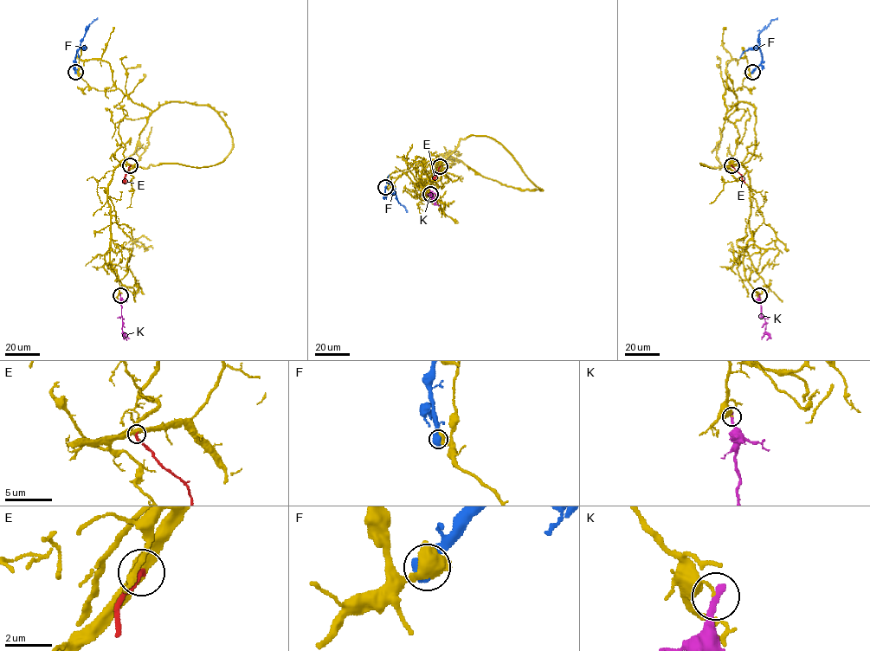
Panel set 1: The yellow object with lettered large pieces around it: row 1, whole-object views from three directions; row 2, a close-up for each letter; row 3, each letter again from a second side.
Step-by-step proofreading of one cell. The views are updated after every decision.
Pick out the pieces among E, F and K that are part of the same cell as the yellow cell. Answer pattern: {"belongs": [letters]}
{"belongs": []}

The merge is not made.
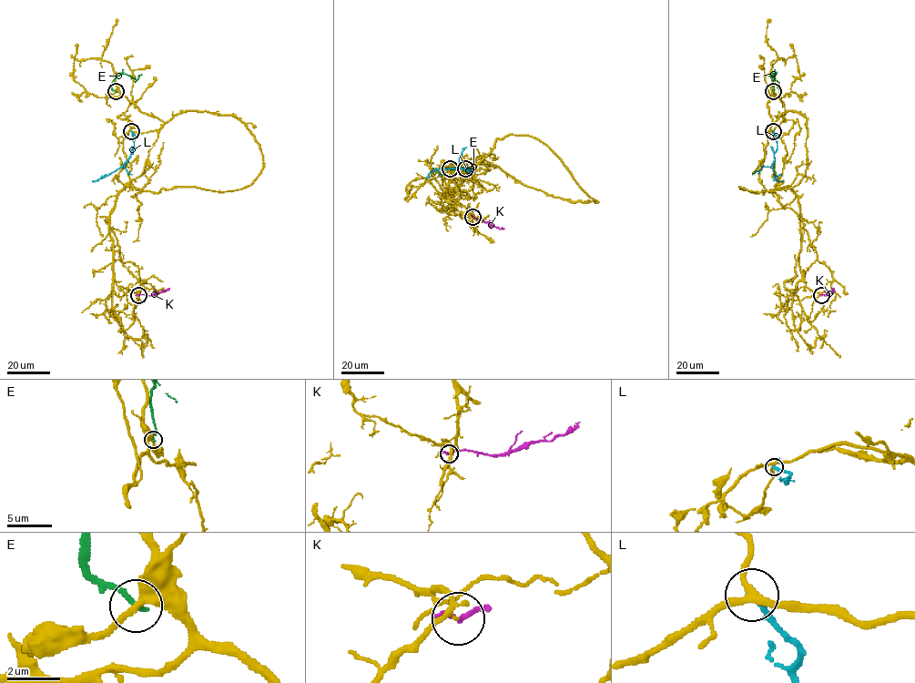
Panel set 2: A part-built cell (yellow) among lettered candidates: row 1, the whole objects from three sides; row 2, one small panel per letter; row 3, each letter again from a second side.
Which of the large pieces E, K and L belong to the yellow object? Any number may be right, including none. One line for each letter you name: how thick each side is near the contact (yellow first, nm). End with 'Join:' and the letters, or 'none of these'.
Join: none of these

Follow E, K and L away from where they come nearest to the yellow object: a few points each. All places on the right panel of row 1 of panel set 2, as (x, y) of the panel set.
E: (774, 92), (775, 75), (772, 75), (774, 79), (772, 74)
K: (821, 295), (827, 295), (834, 288)
L: (773, 131), (777, 147), (774, 154), (774, 176), (783, 182)

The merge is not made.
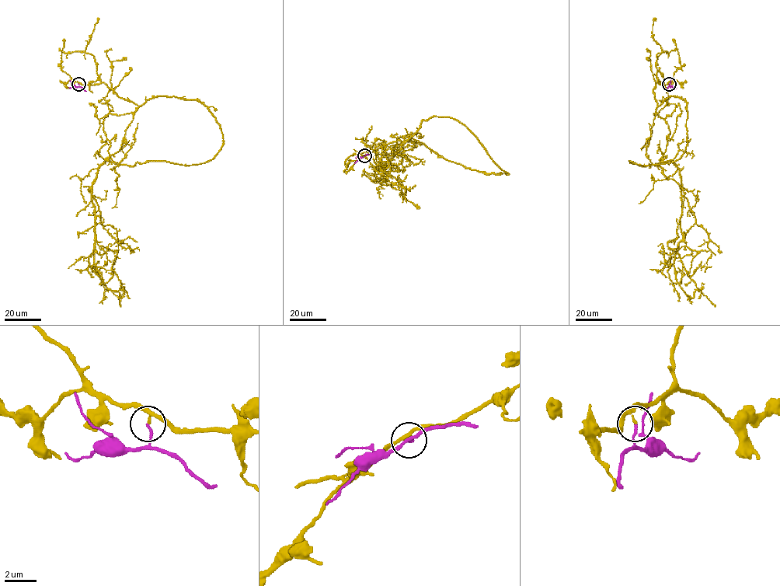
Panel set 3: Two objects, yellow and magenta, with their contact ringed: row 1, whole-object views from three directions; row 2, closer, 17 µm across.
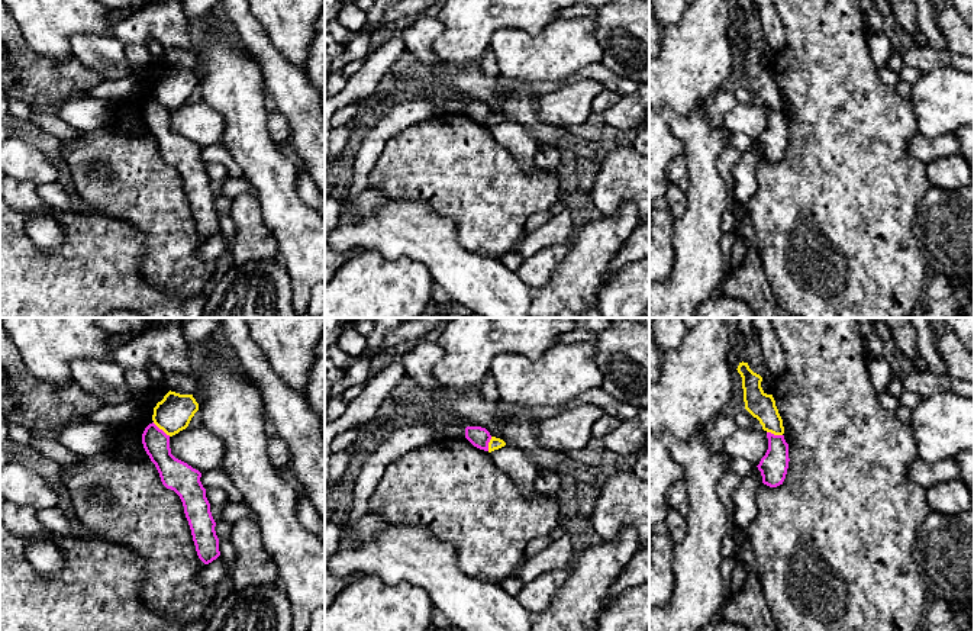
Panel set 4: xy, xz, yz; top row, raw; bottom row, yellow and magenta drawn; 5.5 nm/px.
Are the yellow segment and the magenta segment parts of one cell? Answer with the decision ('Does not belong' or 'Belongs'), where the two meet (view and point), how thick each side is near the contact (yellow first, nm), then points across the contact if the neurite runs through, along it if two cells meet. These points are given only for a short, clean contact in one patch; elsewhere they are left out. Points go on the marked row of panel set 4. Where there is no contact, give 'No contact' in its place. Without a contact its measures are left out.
Does not belong. Touches yellow at xy (161, 428). Thickness 200 nm (yellow) against 160 nm. Boundary: xy (152, 422), (170, 435)

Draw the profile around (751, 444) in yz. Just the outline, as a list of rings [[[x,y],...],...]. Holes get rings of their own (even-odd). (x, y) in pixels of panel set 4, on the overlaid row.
[[[736,428],[736,431],[725,440],[723,450],[730,457],[745,458],[751,464],[758,466],[768,450],[767,431]]]

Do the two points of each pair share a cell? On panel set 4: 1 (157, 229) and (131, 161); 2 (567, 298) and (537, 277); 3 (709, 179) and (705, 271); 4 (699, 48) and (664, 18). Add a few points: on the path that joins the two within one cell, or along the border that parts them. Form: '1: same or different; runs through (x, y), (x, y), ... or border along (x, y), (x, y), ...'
1: same; runs through (157, 212), (155, 202), (132, 179)
2: different; border along (565, 254), (552, 276), (534, 290)
3: same; runs through (706, 202), (705, 248)
4: different; border along (684, 15), (679, 22), (668, 23), (664, 28)

